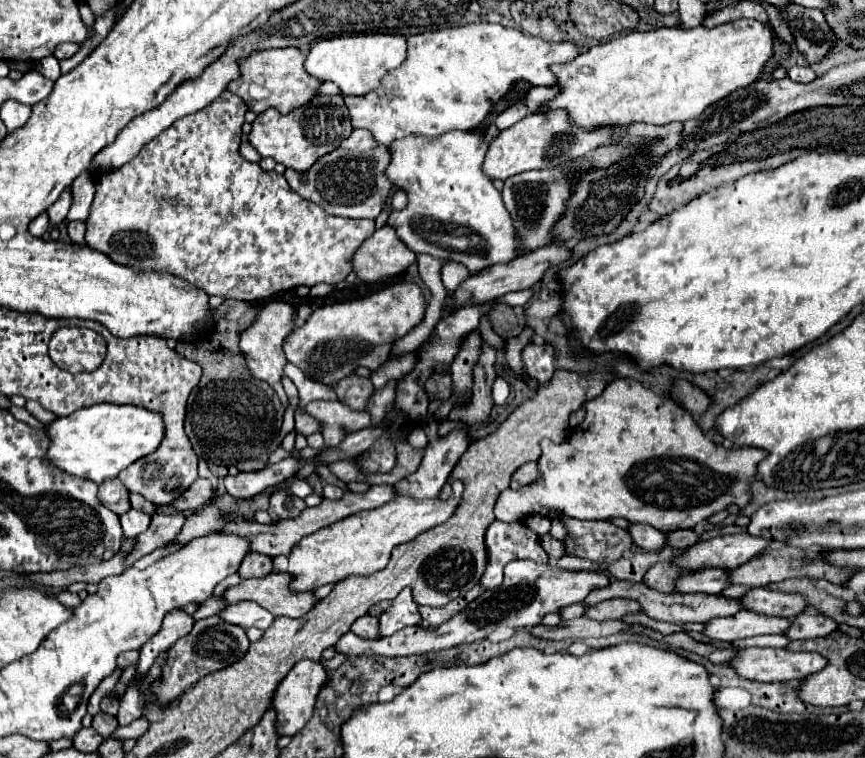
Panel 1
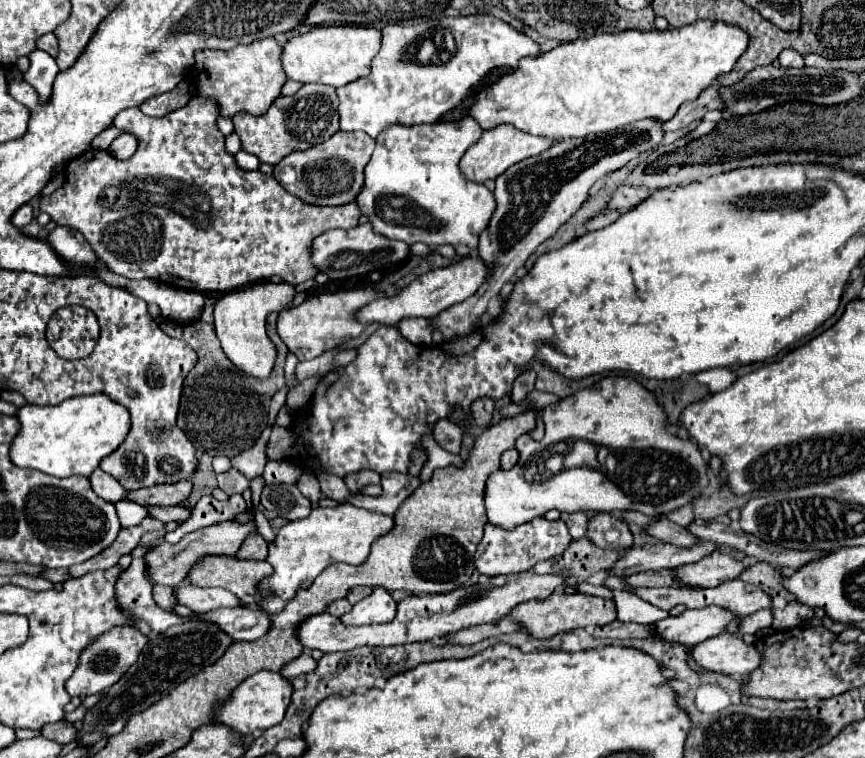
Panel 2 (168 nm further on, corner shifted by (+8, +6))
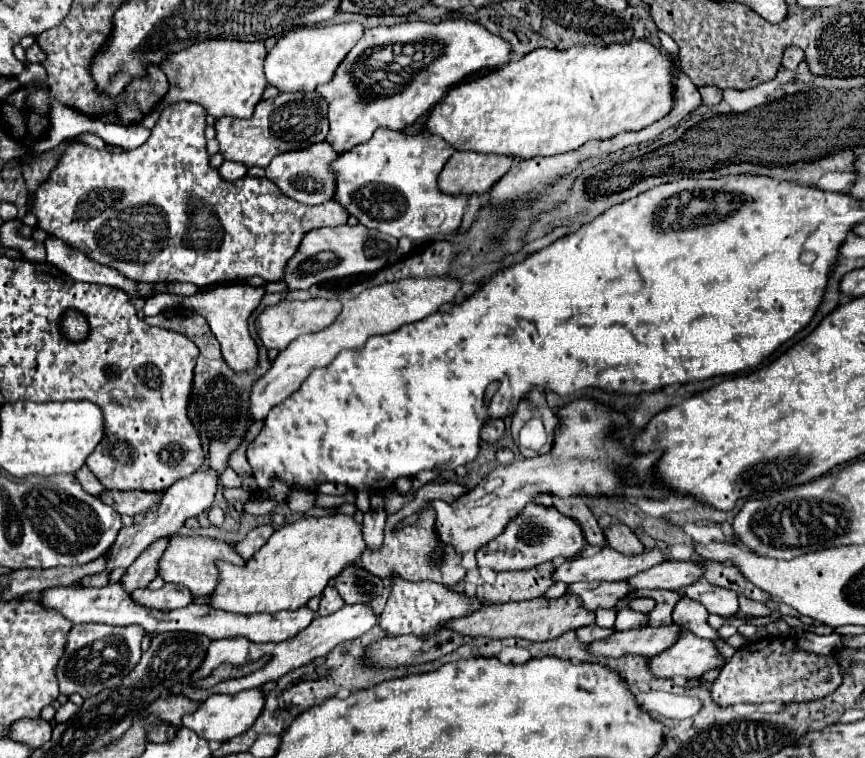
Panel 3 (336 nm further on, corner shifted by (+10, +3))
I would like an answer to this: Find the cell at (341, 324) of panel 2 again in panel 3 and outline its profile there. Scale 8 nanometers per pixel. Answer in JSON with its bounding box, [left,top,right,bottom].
[257,298,341,350]

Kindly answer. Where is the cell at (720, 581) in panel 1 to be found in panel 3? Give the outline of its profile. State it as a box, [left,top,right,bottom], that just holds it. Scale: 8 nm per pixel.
[569,580,635,610]

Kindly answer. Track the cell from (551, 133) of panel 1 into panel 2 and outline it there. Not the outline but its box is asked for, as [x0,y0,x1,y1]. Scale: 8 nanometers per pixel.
[459,125,551,183]

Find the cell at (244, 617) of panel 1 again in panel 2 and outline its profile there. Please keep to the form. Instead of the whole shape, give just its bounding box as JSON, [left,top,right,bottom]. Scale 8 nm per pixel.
[173,585,239,613]

